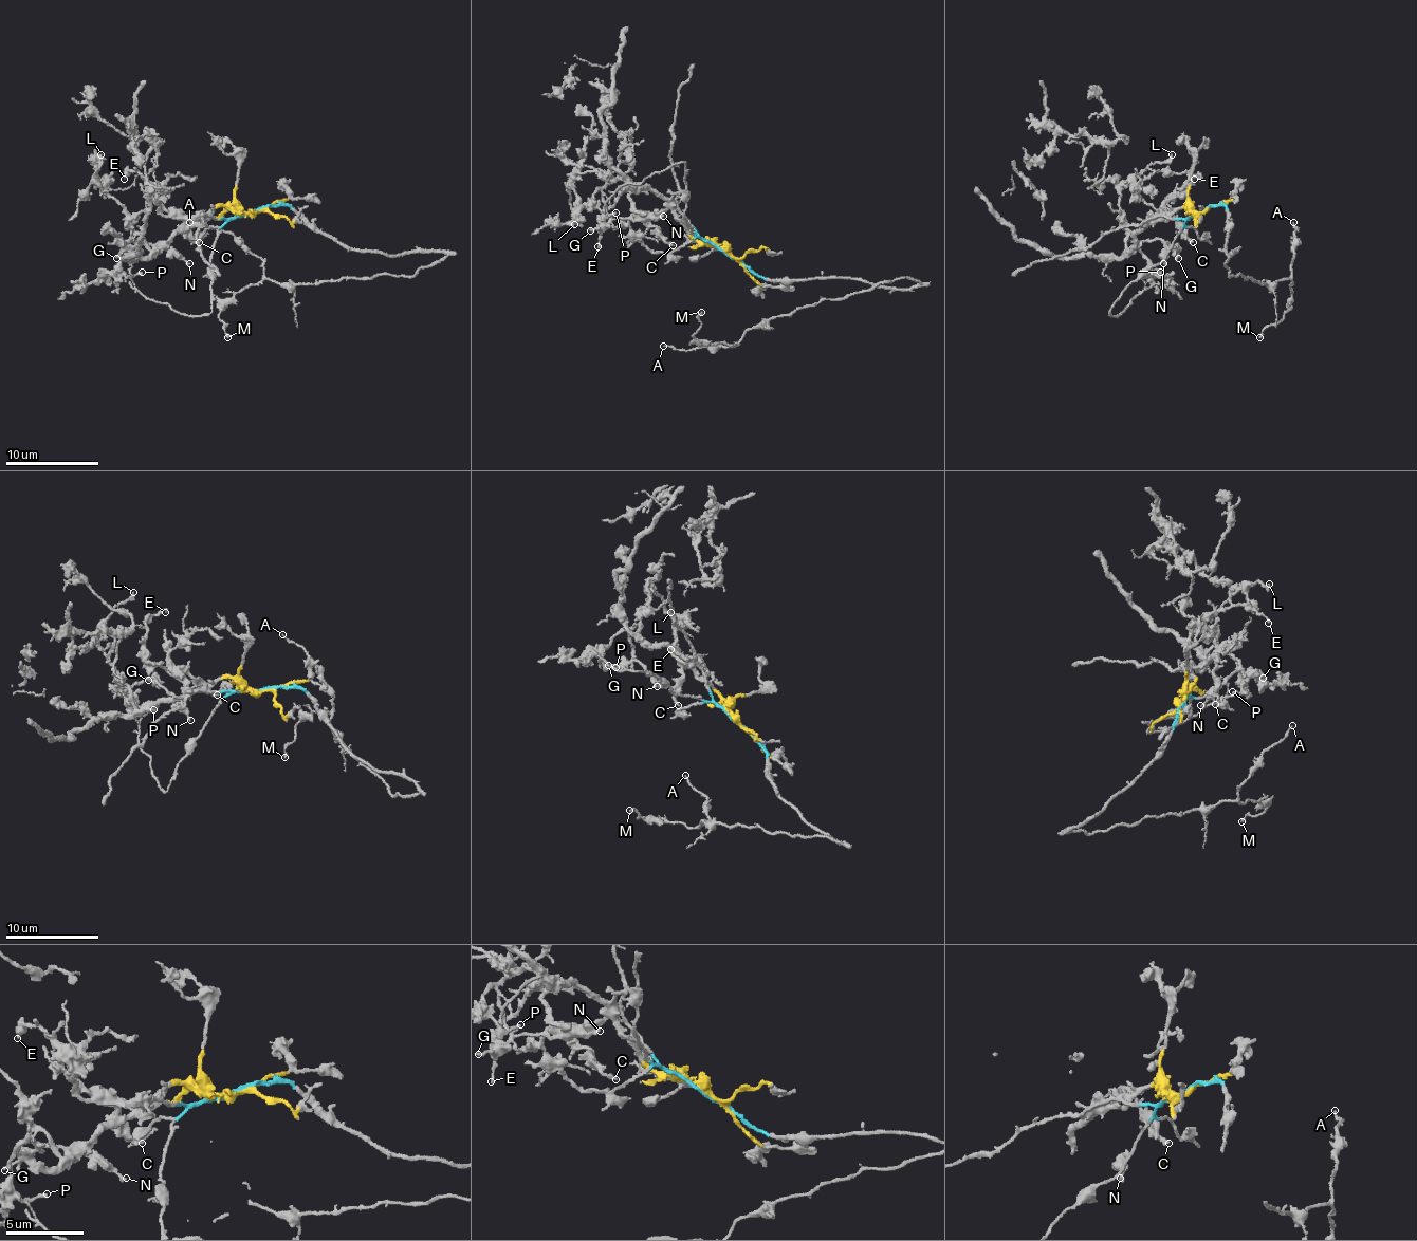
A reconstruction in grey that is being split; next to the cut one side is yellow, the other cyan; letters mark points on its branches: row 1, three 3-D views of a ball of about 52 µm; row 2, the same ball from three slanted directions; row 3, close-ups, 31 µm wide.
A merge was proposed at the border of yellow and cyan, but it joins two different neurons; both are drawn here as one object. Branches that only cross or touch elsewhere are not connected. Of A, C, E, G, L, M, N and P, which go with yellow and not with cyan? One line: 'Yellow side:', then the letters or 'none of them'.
Yellow side: C, E, G, L, N, P

